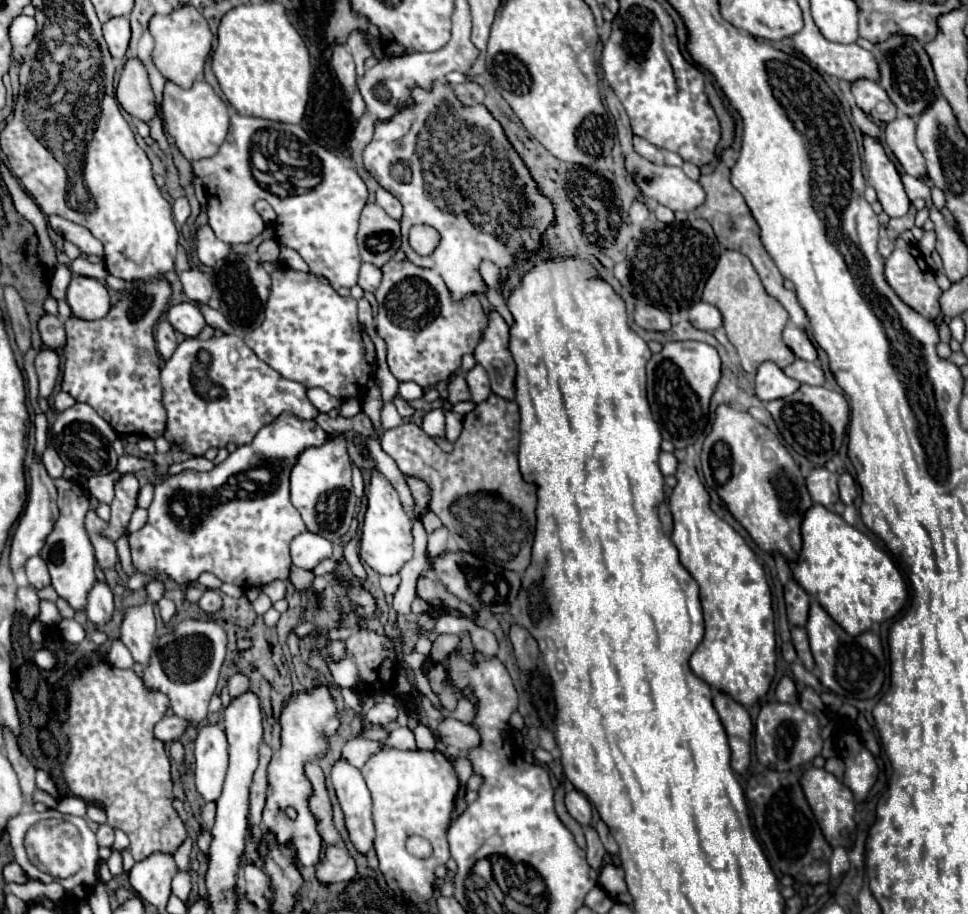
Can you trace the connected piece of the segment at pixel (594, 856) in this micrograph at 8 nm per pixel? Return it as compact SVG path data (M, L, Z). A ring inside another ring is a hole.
M588 826L586 828L586 856L588 856L588 864L598 870L600 864L602 864L604 854L606 854L606 850L604 850L600 838L598 838L596 828L594 826Z

